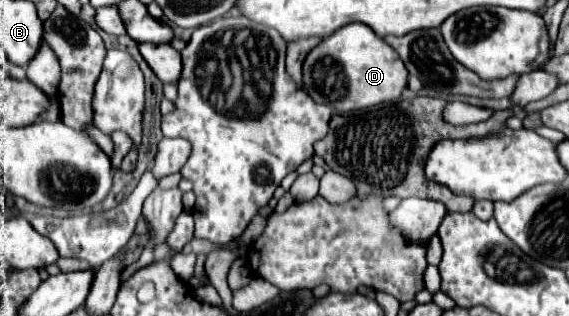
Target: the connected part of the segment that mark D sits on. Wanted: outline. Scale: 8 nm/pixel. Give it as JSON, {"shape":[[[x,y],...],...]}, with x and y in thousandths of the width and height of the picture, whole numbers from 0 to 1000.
{"shape":[[[634,70],[610,76],[589,108],[568,120],[533,196],[533,278],[540,297],[596,361],[698,316],[715,278],[715,247],[719,234],[701,171]]]}

